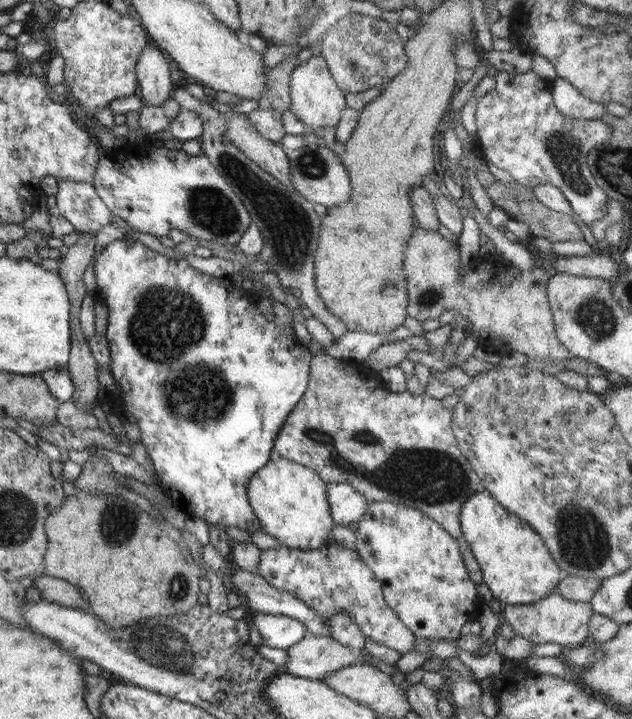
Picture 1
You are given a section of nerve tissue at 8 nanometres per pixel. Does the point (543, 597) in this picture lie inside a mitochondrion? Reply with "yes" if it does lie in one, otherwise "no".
no

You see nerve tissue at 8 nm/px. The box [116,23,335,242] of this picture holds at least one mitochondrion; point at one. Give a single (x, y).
(216, 211)

